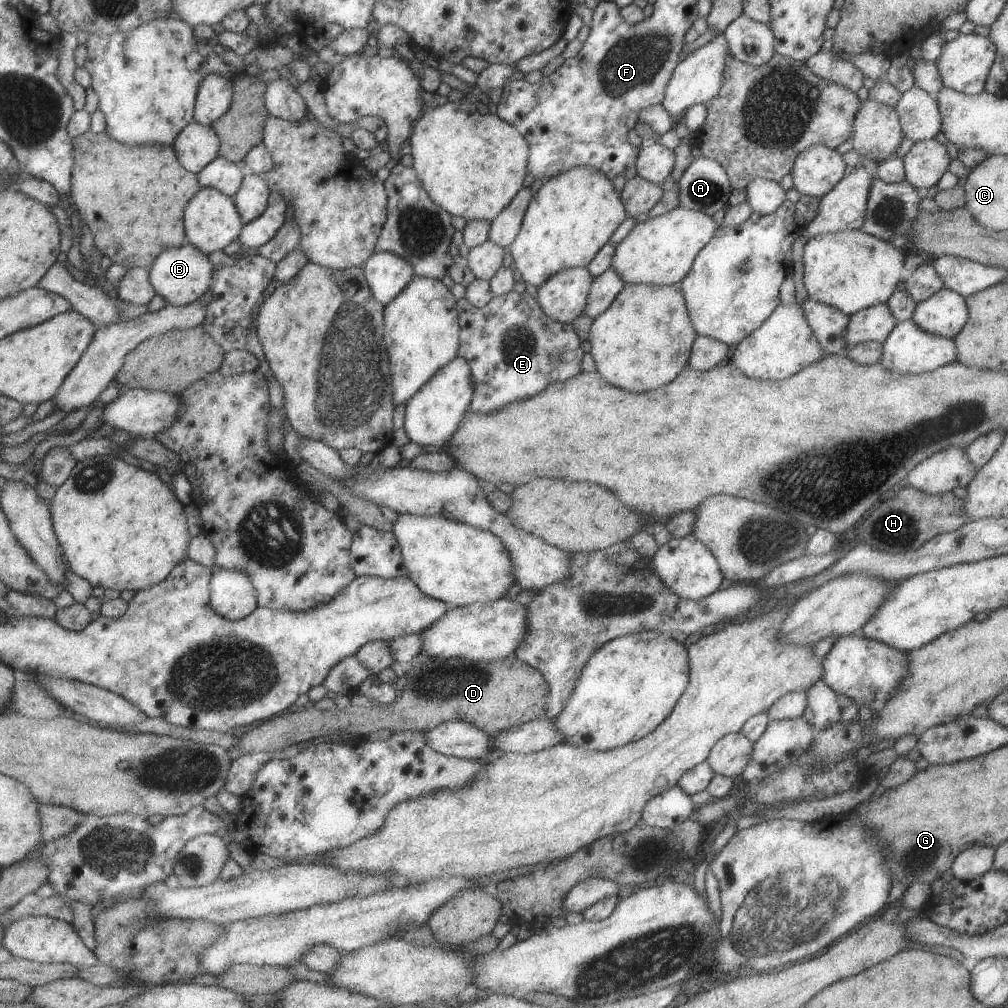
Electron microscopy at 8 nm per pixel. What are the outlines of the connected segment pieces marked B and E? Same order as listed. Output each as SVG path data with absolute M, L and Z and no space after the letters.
M189 243L182 247L167 249L161 253L151 266L150 275L156 294L159 294L167 304L186 307L197 302L210 290L216 265L211 262L205 251Z
M511 289L505 294L493 297L485 306L481 308L474 307L465 297L457 299L457 310L459 311L459 323L460 323L460 348L458 350L458 355L468 362L470 370L472 371L472 378L475 381L475 389L472 394L471 405L469 409L472 411L477 411L478 413L490 413L495 409L500 409L504 404L518 401L524 398L529 398L530 396L536 395L541 392L549 383L564 381L565 379L575 376L579 371L581 371L581 357L584 352L581 351L579 347L579 337L575 334L573 327L570 324L551 320L545 313L541 310L541 307L537 304L536 298L531 297L528 293L523 291L518 294L516 291Z

